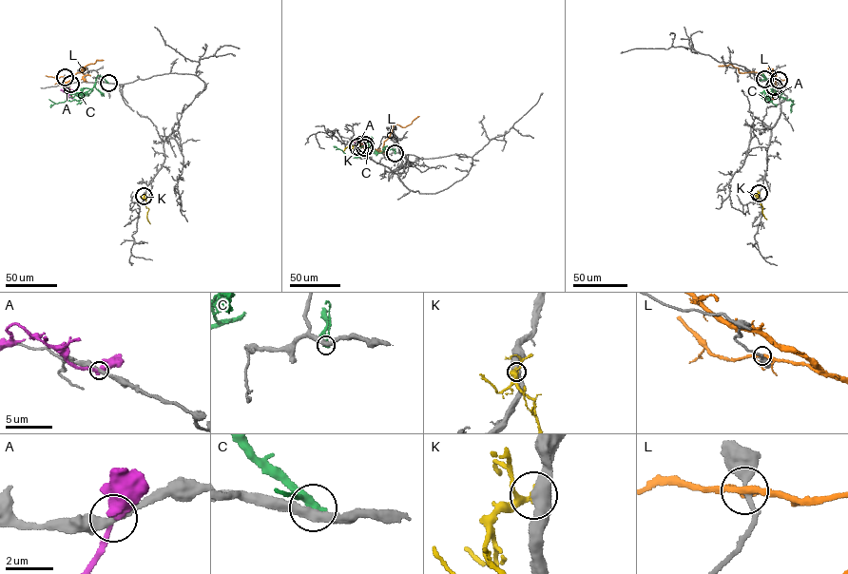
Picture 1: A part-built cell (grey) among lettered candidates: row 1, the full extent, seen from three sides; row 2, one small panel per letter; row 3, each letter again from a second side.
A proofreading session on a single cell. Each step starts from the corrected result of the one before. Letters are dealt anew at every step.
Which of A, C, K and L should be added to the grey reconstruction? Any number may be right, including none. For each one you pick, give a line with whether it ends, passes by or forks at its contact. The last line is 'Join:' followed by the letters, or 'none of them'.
K: it passes by
Join: K

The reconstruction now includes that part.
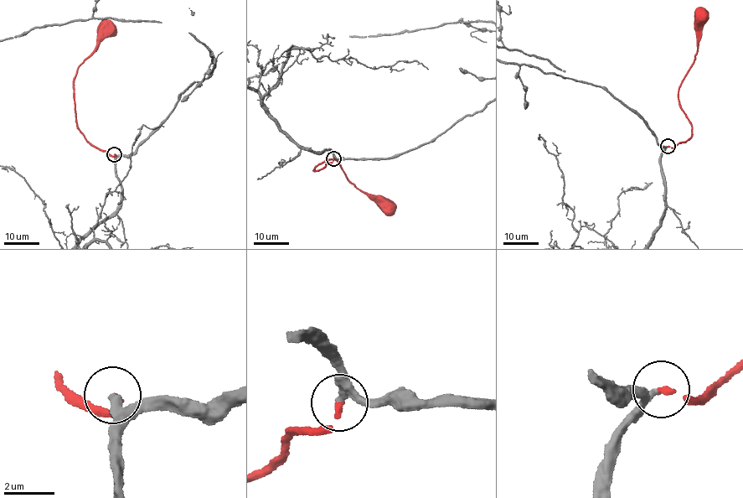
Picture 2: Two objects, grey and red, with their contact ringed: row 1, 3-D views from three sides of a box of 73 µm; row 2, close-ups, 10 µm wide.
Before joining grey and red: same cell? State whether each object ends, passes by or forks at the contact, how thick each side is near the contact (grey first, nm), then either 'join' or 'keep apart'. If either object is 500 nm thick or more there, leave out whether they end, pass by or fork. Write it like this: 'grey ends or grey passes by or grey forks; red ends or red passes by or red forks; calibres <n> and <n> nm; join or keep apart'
grey ends; red ends; calibres 320 and 200 nm; join

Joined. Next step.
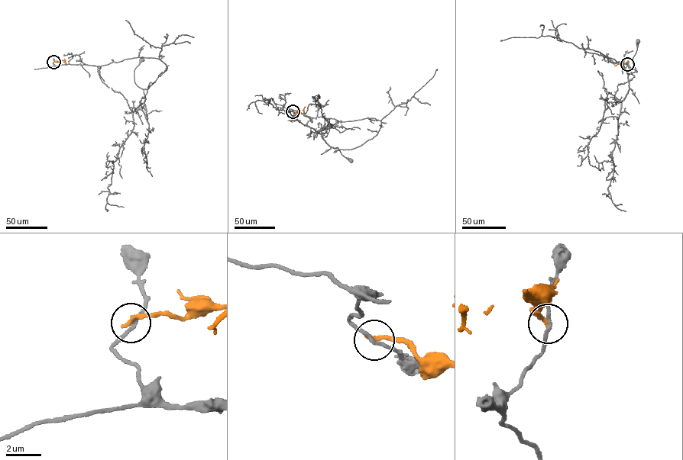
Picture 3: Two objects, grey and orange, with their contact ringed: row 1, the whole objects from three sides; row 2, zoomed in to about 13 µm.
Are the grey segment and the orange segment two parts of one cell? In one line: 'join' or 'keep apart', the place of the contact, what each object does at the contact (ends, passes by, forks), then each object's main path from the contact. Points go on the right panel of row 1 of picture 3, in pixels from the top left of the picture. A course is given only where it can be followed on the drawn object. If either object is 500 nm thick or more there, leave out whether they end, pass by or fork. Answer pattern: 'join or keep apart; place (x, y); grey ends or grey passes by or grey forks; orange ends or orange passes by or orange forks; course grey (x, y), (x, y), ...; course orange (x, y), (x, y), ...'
keep apart; place (627, 64); grey passes by; orange ends; course grey (627, 64), (623, 68), (581, 47), (613, 59), (631, 74), (638, 41); course orange (627, 64), (622, 63), (623, 60), (614, 65)

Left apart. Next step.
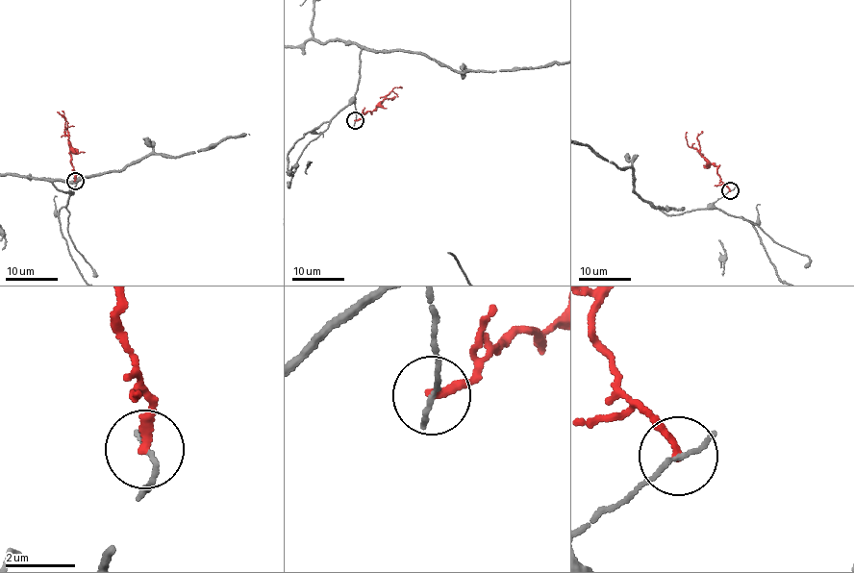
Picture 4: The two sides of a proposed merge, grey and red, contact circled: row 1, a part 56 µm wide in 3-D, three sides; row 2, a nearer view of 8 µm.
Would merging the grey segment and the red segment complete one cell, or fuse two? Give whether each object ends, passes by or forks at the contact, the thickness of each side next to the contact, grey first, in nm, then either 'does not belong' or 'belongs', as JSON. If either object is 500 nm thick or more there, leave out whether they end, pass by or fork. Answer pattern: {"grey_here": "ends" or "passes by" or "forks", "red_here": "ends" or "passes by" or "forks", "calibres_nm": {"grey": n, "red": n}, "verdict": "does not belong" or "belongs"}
{"grey_here": "passes by", "red_here": "ends", "calibres_nm": {"grey": 100, "red": 220}, "verdict": "does not belong"}

